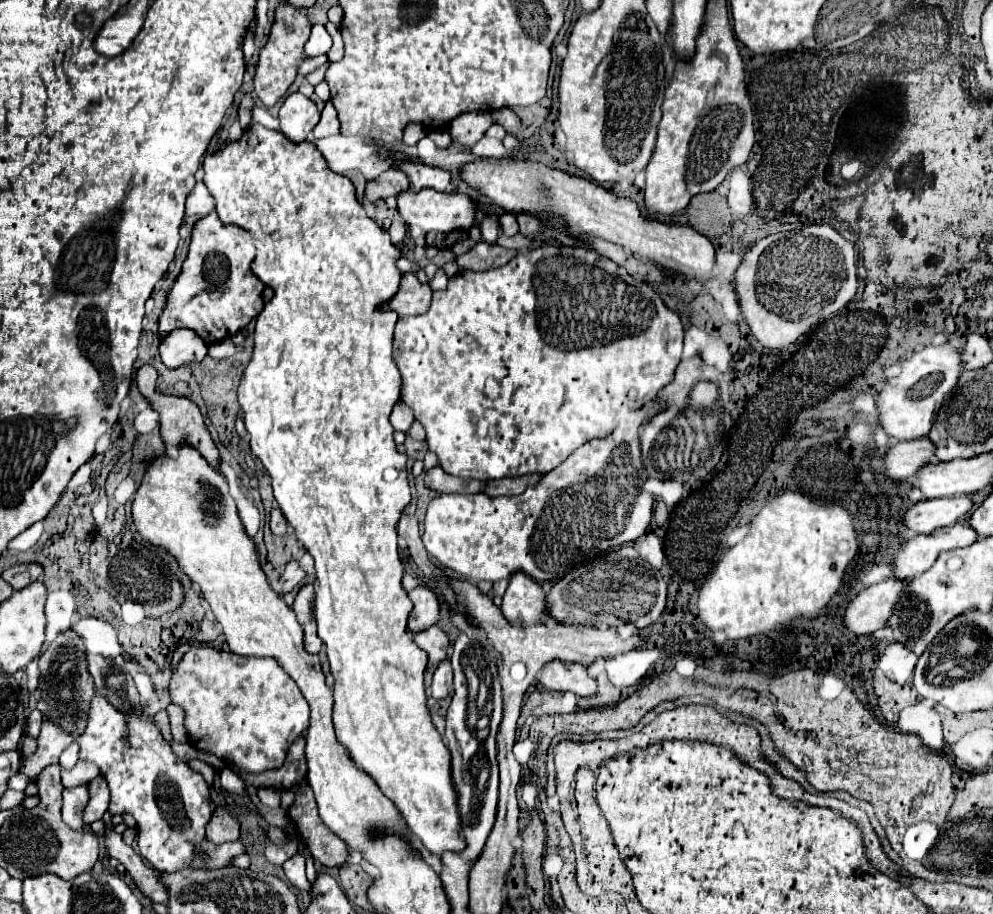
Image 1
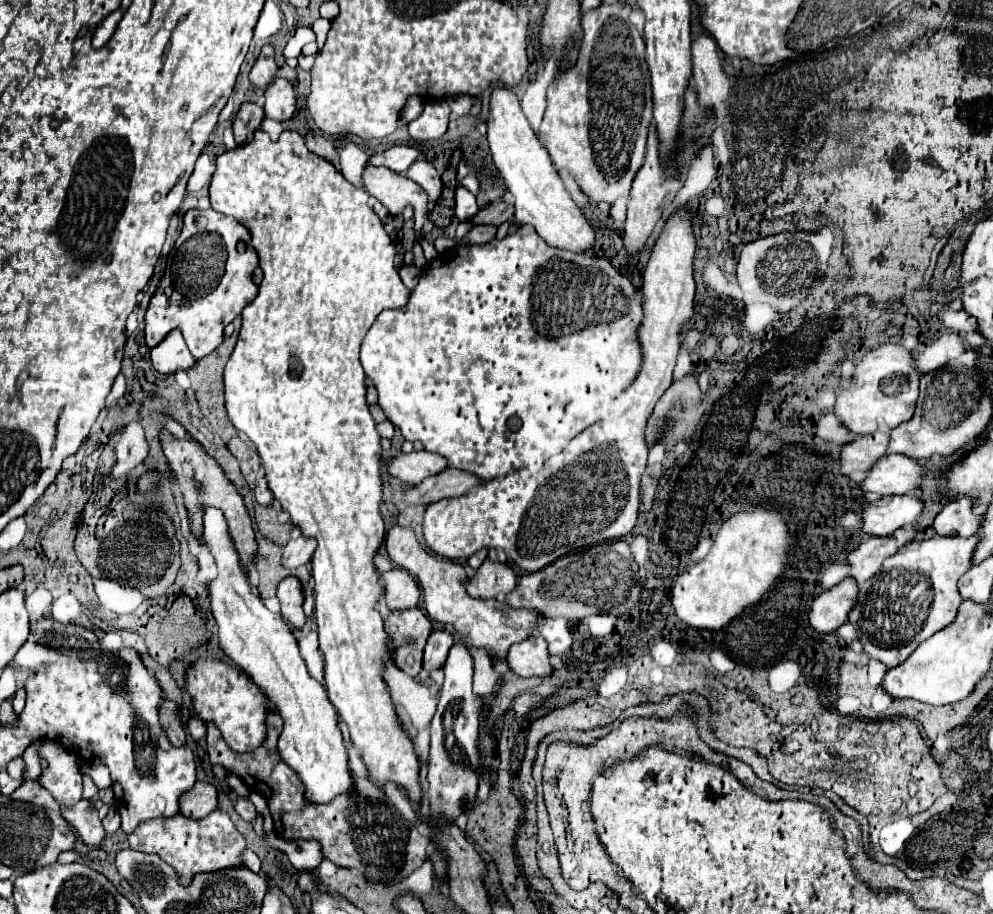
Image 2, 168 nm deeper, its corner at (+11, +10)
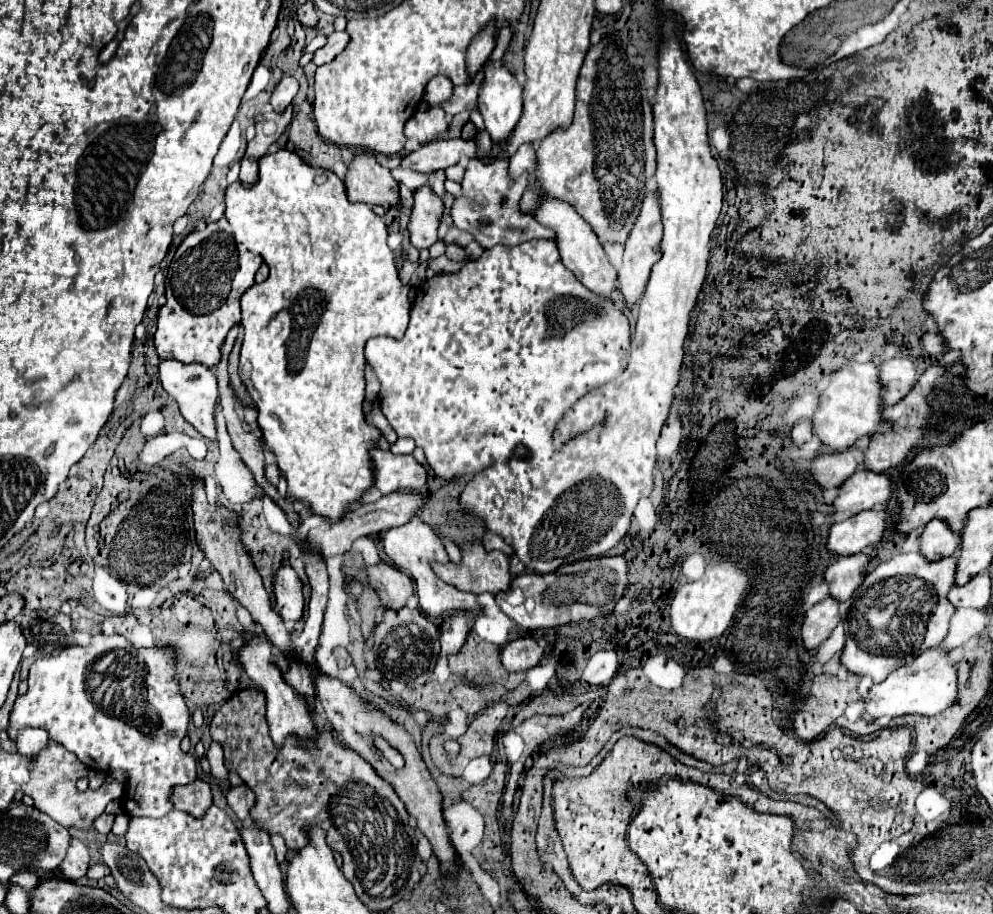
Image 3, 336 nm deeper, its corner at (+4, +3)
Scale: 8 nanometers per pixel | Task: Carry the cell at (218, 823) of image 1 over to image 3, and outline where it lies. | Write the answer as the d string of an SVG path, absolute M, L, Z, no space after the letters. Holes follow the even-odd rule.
M196 779L190 785L174 787L172 795L170 795L170 801L172 801L174 809L186 811L194 817L202 817L202 813L212 805L210 785L202 779Z

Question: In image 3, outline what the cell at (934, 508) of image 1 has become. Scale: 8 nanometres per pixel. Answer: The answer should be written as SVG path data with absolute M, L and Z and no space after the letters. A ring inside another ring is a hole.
M862 511L850 519L834 523L826 539L826 549L834 555L870 551L884 535L886 517L884 511Z

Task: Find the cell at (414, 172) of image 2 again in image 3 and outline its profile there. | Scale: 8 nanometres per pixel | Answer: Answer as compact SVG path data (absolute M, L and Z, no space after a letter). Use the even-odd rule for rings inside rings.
M428 185L414 191L414 207L408 223L408 233L410 233L410 243L418 251L428 249L438 241L436 231L442 219L442 211L444 203Z

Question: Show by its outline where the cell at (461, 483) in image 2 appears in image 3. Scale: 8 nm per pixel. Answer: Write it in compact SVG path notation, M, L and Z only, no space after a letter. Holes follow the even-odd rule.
M390 493L390 495L384 495L380 501L376 503L368 503L360 509L356 509L354 513L346 513L342 517L342 521L336 521L336 523L330 523L330 521L324 521L320 527L312 529L308 533L310 537L310 545L316 543L318 549L322 549L322 557L328 559L328 557L334 557L334 555L340 555L340 553L346 553L352 543L358 539L358 537L364 537L364 535L376 535L380 531L386 531L390 527L398 527L398 525L404 525L410 521L410 517L414 513L418 513L422 509L422 499L418 495L408 495L408 493Z

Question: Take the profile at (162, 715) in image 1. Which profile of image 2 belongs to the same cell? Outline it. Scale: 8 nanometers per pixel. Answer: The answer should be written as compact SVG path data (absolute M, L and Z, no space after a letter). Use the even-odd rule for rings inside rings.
M163 700L159 704L159 722L161 722L161 728L165 730L165 734L167 734L167 738L171 740L173 746L179 748L179 746L187 744L187 734L185 734L185 728L181 726L181 722L179 722L175 702Z

